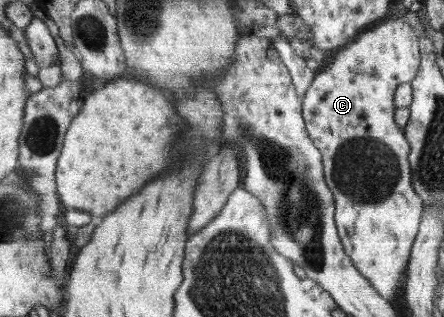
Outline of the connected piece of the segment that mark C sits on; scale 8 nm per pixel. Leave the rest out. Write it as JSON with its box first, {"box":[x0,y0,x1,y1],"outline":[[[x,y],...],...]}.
{"box":[303,18,425,300],"outline":[[[402,18],[386,21],[370,28],[369,31],[364,31],[360,36],[351,41],[345,46],[340,53],[336,55],[334,61],[330,66],[321,67],[318,70],[315,81],[308,89],[308,92],[303,97],[303,117],[307,122],[307,129],[323,154],[323,165],[325,166],[325,179],[328,186],[331,187],[331,192],[335,195],[336,212],[335,219],[339,230],[340,238],[345,246],[346,252],[352,257],[356,268],[376,287],[376,290],[384,298],[390,300],[398,300],[400,296],[400,286],[404,276],[407,276],[407,266],[411,259],[411,252],[416,242],[420,225],[422,224],[425,203],[420,195],[416,193],[412,182],[412,169],[409,157],[411,156],[411,143],[408,142],[405,129],[396,122],[395,112],[397,109],[395,103],[395,96],[400,85],[404,83],[412,83],[419,73],[422,62],[422,55],[420,52],[420,38],[415,33],[409,22]]]}

